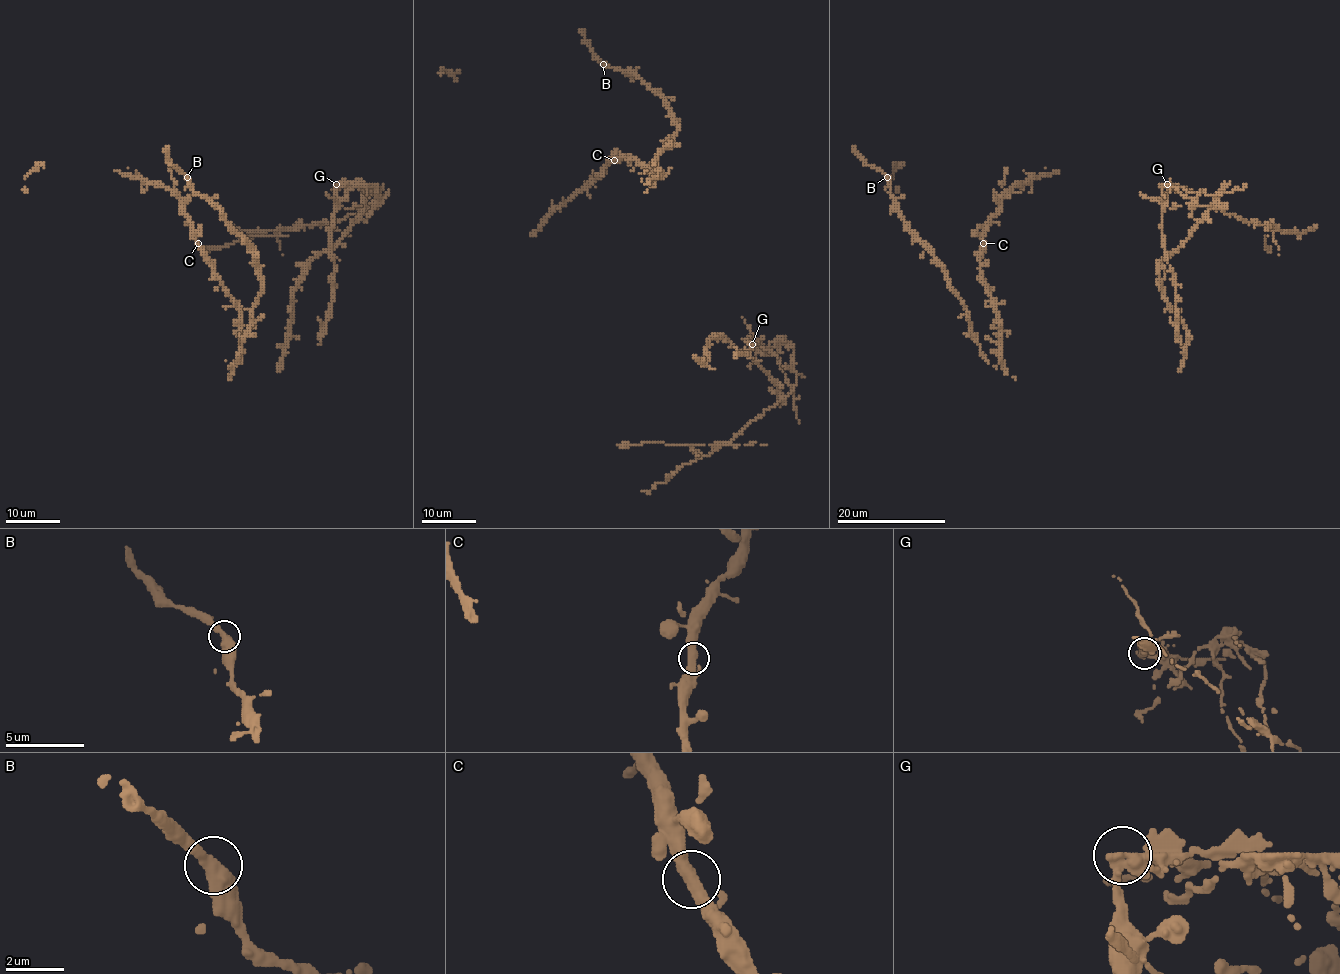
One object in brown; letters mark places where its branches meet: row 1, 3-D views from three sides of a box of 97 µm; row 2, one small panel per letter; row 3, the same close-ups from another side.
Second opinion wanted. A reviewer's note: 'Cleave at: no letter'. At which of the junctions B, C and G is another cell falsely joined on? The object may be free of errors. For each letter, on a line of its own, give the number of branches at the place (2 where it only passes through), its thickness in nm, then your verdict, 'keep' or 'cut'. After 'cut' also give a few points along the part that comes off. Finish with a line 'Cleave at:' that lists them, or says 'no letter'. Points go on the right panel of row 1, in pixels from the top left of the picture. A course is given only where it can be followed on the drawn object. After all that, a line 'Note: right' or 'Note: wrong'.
B: branches 2; calibre 420 nm; keep
C: branches 2; calibre 400 nm; keep
G: branches 2; calibre 400 nm; cut; course (1167, 183), (1201, 207), (1218, 208), (1249, 223), (1275, 224), (1278, 228), (1272, 235), (1266, 235), (1267, 251)
Cleave at: G
Note: wrong

